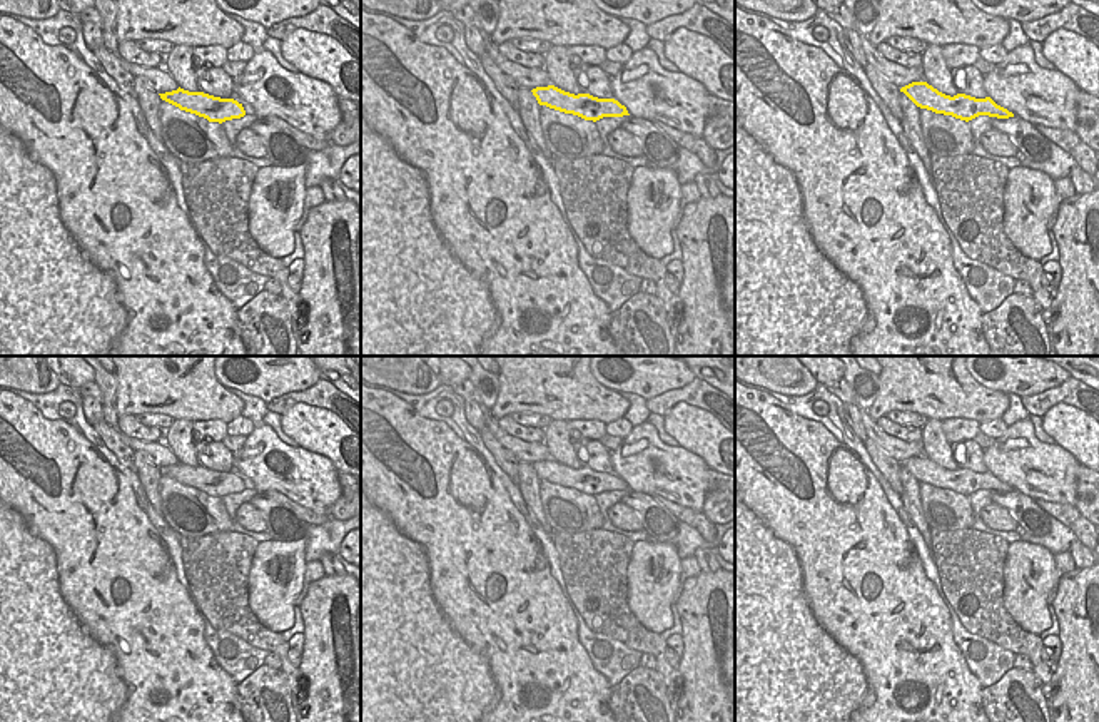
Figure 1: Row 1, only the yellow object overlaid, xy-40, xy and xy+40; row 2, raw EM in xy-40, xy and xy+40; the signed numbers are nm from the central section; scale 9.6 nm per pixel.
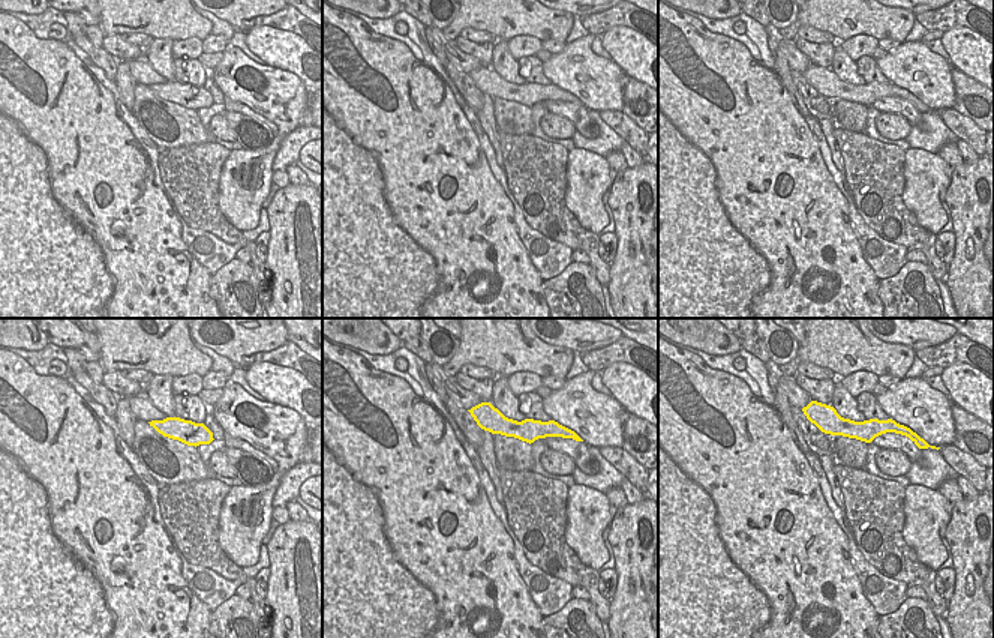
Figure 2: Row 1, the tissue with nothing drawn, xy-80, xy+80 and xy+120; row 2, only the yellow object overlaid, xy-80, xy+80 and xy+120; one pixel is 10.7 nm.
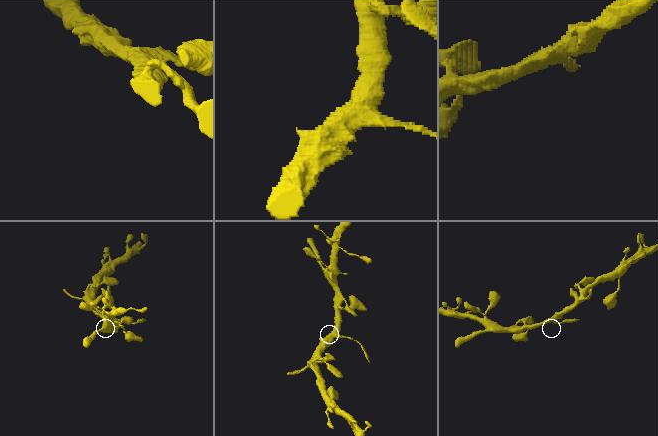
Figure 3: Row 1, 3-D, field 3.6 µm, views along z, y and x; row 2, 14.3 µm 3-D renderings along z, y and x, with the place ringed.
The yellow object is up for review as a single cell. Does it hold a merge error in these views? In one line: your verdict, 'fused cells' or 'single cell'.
fused cells

